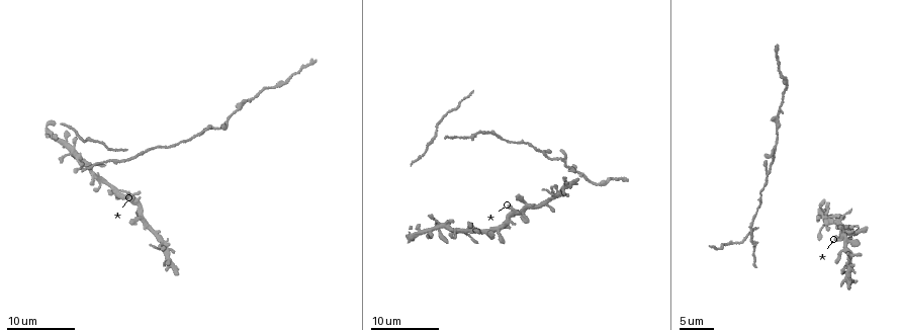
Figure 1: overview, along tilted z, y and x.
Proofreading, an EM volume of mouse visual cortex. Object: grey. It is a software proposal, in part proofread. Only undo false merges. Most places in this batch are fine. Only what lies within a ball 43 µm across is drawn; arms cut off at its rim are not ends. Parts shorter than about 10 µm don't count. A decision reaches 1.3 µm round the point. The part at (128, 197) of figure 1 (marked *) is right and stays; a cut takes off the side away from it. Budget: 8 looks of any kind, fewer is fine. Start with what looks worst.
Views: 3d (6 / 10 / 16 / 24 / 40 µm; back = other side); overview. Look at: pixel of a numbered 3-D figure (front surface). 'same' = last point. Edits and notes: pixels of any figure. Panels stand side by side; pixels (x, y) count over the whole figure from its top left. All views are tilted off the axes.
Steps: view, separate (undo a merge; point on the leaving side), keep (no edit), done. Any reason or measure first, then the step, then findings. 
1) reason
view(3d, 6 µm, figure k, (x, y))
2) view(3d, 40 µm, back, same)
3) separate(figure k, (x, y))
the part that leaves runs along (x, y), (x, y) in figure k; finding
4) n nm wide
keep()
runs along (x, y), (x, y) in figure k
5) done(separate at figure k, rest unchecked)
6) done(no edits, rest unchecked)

sudden change in width
view(3d, 16 µm, figure 1, (275, 88))

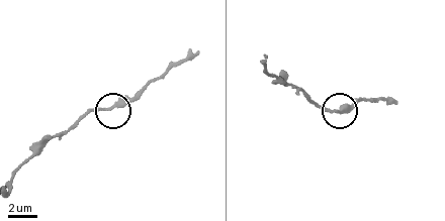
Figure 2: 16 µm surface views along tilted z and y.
view(3d, 6 µm, figure 2, (337, 111))

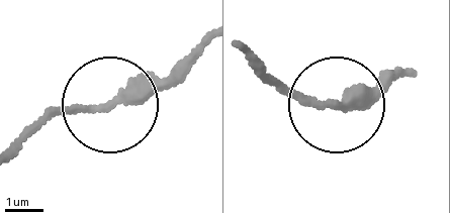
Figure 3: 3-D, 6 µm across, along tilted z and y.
keep()
runs along (14, 147), (59, 116), (129, 102), (197, 48) in figure 3; all the same cell

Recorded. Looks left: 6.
side arm on a straight run
view(3d, 16 µm, figure 1, (775, 118))

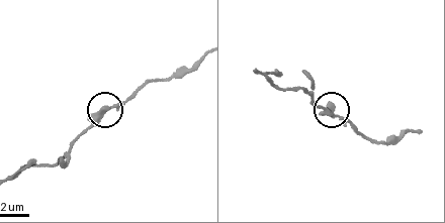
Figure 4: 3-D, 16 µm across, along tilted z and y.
view(3d, 6 µm, figure 4, (107, 107))

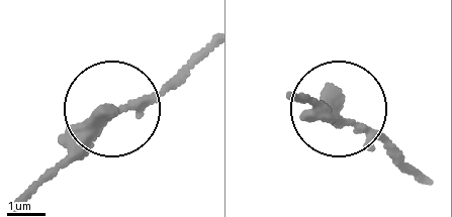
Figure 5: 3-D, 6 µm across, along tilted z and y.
view(3d, 6 µm, back, figure 5, (343, 117))

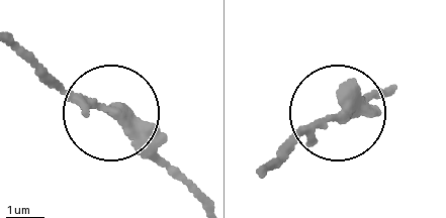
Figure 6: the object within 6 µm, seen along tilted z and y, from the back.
keep()
runs along (393, 89), (285, 145) in figure 6; one cell here

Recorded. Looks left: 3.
two arms in line, one across
view(3d, 16 µm, figure 1, (194, 134))

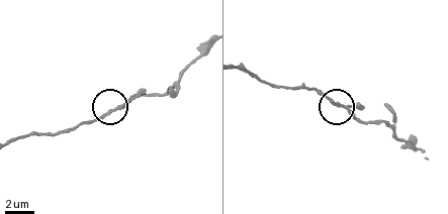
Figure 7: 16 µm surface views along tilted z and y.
view(3d, 10 µm, figure 7, (111, 113))

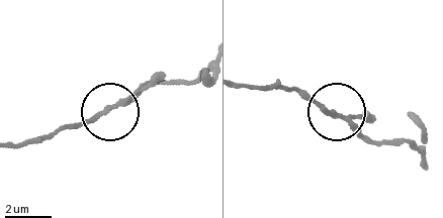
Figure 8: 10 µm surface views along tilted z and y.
keep()
continuous, no second cell

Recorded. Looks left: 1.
done(no edits, rest unchecked)

